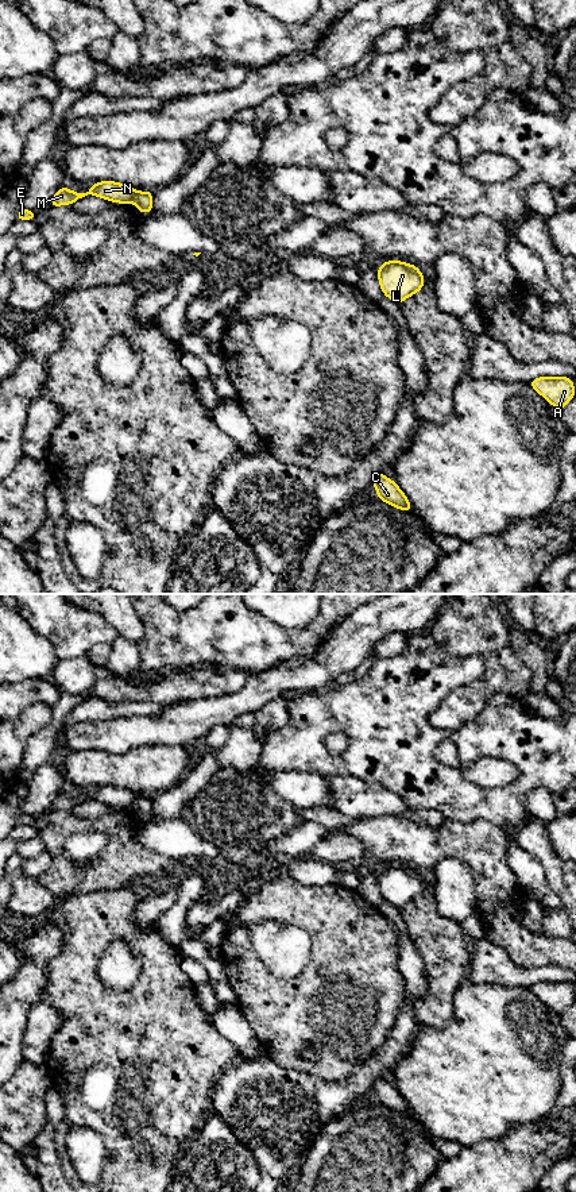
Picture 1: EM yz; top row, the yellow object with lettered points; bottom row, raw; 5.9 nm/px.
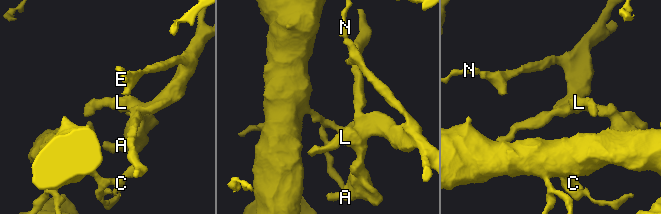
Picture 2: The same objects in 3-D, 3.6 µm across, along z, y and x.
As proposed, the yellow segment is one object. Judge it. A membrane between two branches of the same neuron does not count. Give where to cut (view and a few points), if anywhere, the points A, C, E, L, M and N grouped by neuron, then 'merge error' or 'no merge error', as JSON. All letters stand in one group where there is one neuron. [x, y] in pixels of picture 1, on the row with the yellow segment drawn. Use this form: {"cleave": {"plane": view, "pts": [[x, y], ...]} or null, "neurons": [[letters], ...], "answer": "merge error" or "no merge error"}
{"cleave": {"plane": "yz", "pts": [[136, 192], [131, 200]]}, "neurons": [["A", "L"], ["C", "E", "M", "N"]], "answer": "merge error"}

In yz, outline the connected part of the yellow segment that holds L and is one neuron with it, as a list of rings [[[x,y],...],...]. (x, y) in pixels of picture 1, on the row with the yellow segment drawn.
[[[386,261],[378,267],[378,279],[383,294],[401,304],[420,292],[425,278],[415,265]]]

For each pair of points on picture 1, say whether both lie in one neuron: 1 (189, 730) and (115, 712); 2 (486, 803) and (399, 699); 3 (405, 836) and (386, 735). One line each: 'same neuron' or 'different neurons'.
1: different neurons
2: same neuron
3: different neurons

